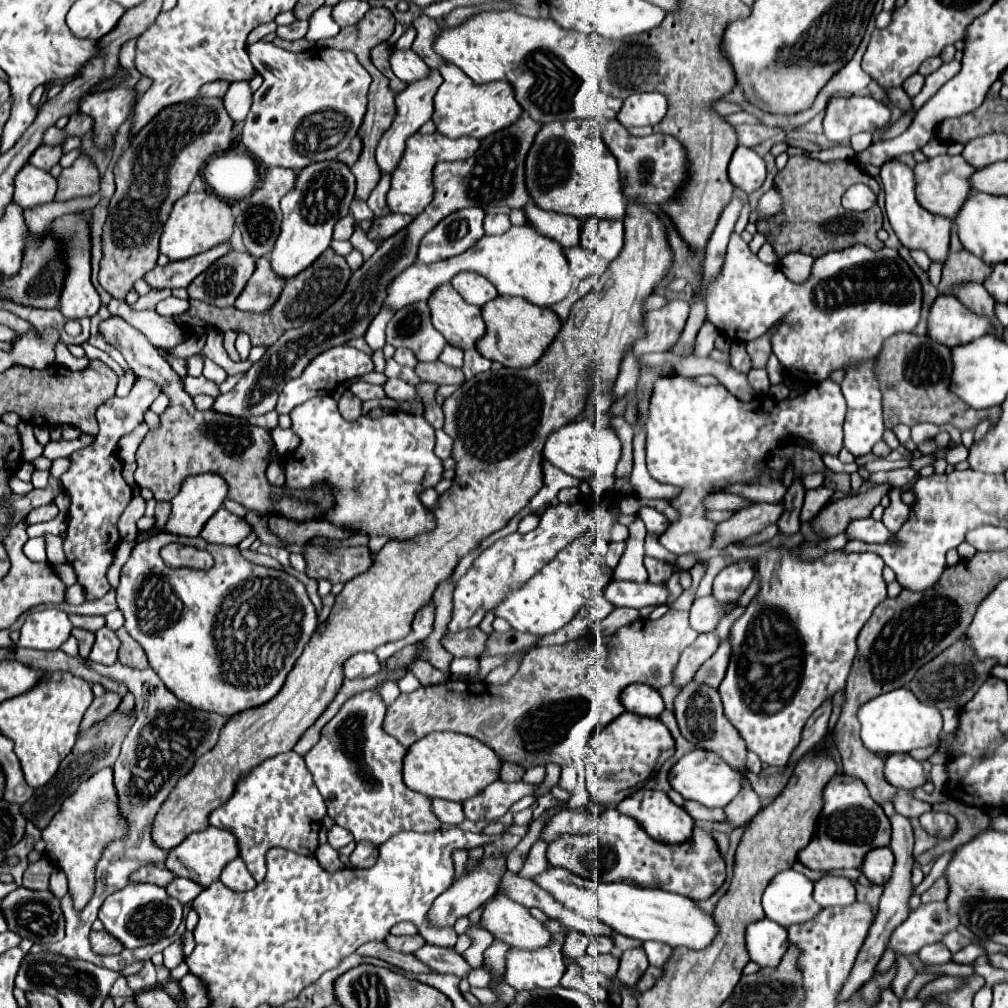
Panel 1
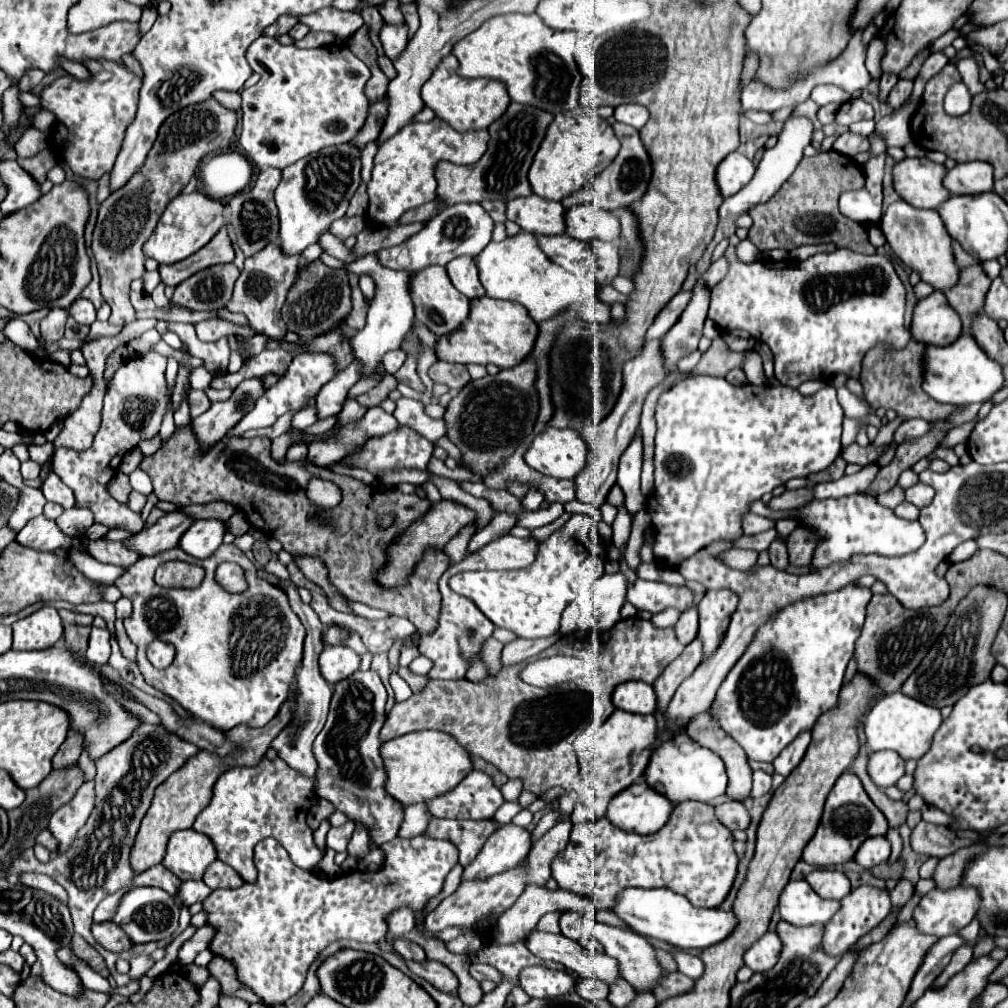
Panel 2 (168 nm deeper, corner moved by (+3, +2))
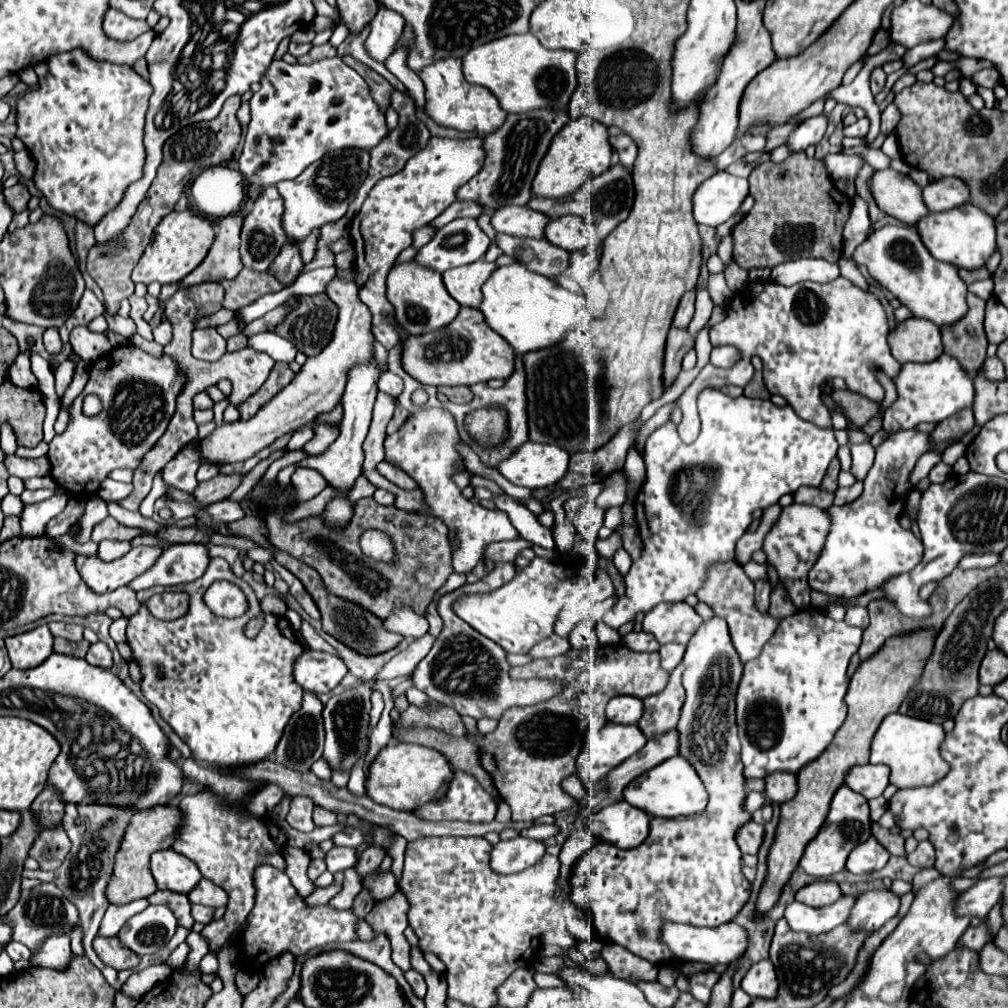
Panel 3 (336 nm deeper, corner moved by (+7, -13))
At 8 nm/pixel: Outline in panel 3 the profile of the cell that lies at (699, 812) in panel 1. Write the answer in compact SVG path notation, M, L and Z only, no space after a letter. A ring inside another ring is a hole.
M747 822L735 832L735 842L743 854L757 854L761 840L763 840L763 826L755 822Z

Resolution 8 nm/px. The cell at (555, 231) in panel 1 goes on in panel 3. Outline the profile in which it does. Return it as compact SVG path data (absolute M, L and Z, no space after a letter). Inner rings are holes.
M505 206L495 210L491 224L497 232L517 238L545 238L545 226L549 218L529 206Z

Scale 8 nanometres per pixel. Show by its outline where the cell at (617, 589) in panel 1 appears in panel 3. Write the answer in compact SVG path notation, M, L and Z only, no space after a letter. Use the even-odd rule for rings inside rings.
M661 602L645 614L643 630L657 636L659 644L687 644L701 622L701 616L687 602Z

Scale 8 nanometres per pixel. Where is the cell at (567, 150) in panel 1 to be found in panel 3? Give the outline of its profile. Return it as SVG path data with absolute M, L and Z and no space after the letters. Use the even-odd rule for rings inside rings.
M589 117L570 120L553 138L539 172L533 180L533 196L565 198L575 194L589 178L601 176L611 166L611 146L607 140L607 126Z

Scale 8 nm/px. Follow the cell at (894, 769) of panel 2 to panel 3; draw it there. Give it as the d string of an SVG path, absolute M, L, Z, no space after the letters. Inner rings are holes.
M865 764L865 766L853 766L851 772L847 772L845 784L865 796L867 800L879 798L883 790L889 786L889 768L885 764Z

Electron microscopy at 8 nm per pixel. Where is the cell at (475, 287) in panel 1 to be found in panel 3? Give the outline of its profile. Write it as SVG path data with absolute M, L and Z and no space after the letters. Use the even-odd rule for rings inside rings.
M477 260L467 266L451 268L443 274L443 282L447 292L461 304L469 308L479 308L481 304L481 286L485 284L487 276L497 268L491 262Z

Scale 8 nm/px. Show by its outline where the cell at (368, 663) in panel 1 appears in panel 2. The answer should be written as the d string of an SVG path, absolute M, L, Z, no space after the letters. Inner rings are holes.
M325 645L319 655L319 669L327 683L337 683L359 669L359 655L345 645Z

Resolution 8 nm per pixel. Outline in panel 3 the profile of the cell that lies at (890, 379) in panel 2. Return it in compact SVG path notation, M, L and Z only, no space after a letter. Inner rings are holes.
M837 390L837 392L831 392L831 396L835 402L839 402L845 408L847 416L857 426L865 426L871 418L875 418L881 412L879 402L875 402L863 394L851 392L851 390Z

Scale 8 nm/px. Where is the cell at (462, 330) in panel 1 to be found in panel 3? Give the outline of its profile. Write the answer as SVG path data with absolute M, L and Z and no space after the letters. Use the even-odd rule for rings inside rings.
M405 262L401 266L391 268L387 276L387 300L393 304L395 318L401 324L401 328L405 328L405 332L413 336L429 334L433 330L449 326L461 310L461 306L449 296L441 280L441 274L421 268L413 262Z

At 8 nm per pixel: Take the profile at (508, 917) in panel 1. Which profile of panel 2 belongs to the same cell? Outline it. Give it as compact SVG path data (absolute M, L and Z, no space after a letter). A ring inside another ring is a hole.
M531 931L527 935L527 949L545 961L555 961L565 965L569 971L585 979L597 979L605 985L611 985L621 977L617 959L607 953L593 953L583 949L577 941L567 939L565 935L551 935L543 931Z

